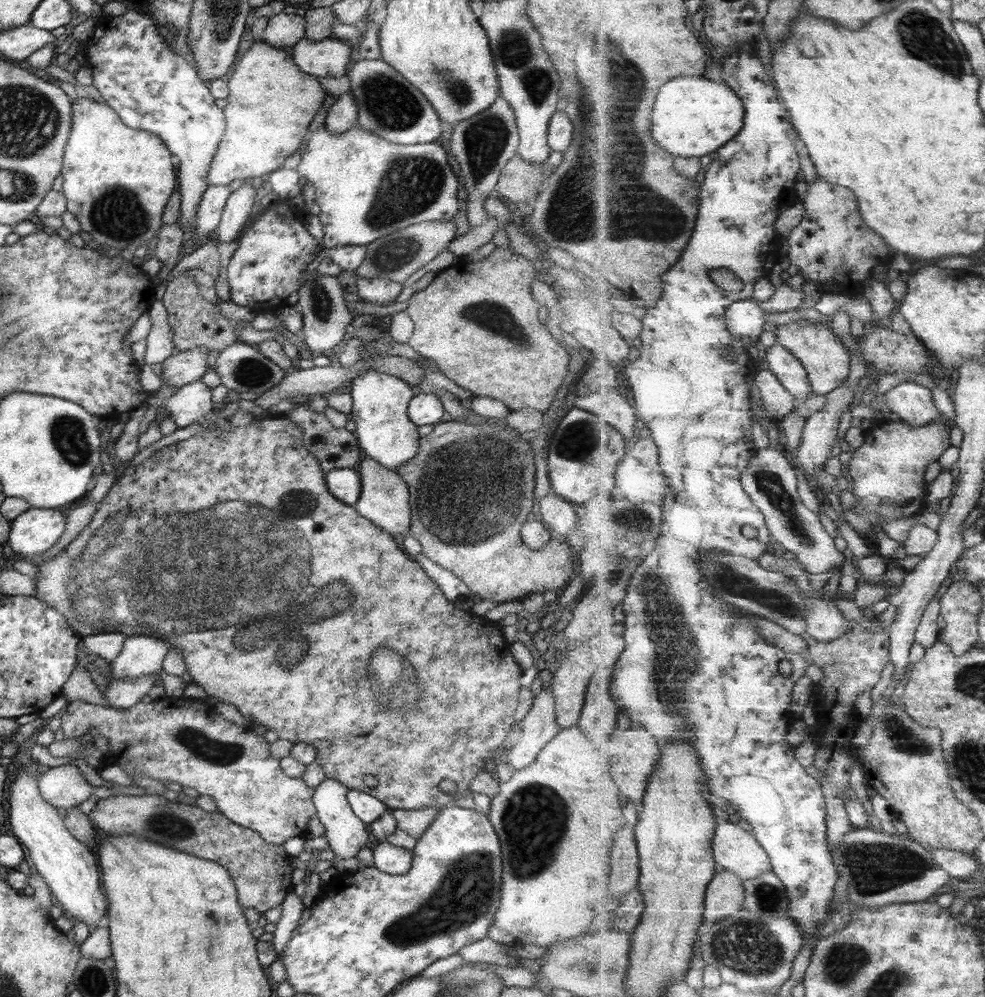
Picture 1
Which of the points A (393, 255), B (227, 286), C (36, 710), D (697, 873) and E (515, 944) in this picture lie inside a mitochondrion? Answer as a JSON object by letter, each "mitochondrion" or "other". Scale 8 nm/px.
{"A":"mitochondrion","B":"other","C":"other","D":"other","E":"other"}

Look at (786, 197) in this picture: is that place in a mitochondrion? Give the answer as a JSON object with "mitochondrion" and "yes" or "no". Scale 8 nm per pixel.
{"mitochondrion":"no"}

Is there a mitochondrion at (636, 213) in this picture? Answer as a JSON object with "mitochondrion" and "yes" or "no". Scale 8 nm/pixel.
{"mitochondrion":"yes"}

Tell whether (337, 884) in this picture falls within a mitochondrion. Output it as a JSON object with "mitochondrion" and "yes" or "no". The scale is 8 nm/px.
{"mitochondrion":"no"}

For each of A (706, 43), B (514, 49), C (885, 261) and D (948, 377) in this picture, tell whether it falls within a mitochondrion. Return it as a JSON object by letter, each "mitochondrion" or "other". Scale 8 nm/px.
{"A":"other","B":"mitochondrion","C":"other","D":"other"}

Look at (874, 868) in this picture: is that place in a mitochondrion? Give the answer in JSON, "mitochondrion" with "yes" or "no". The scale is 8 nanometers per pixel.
{"mitochondrion":"yes"}

